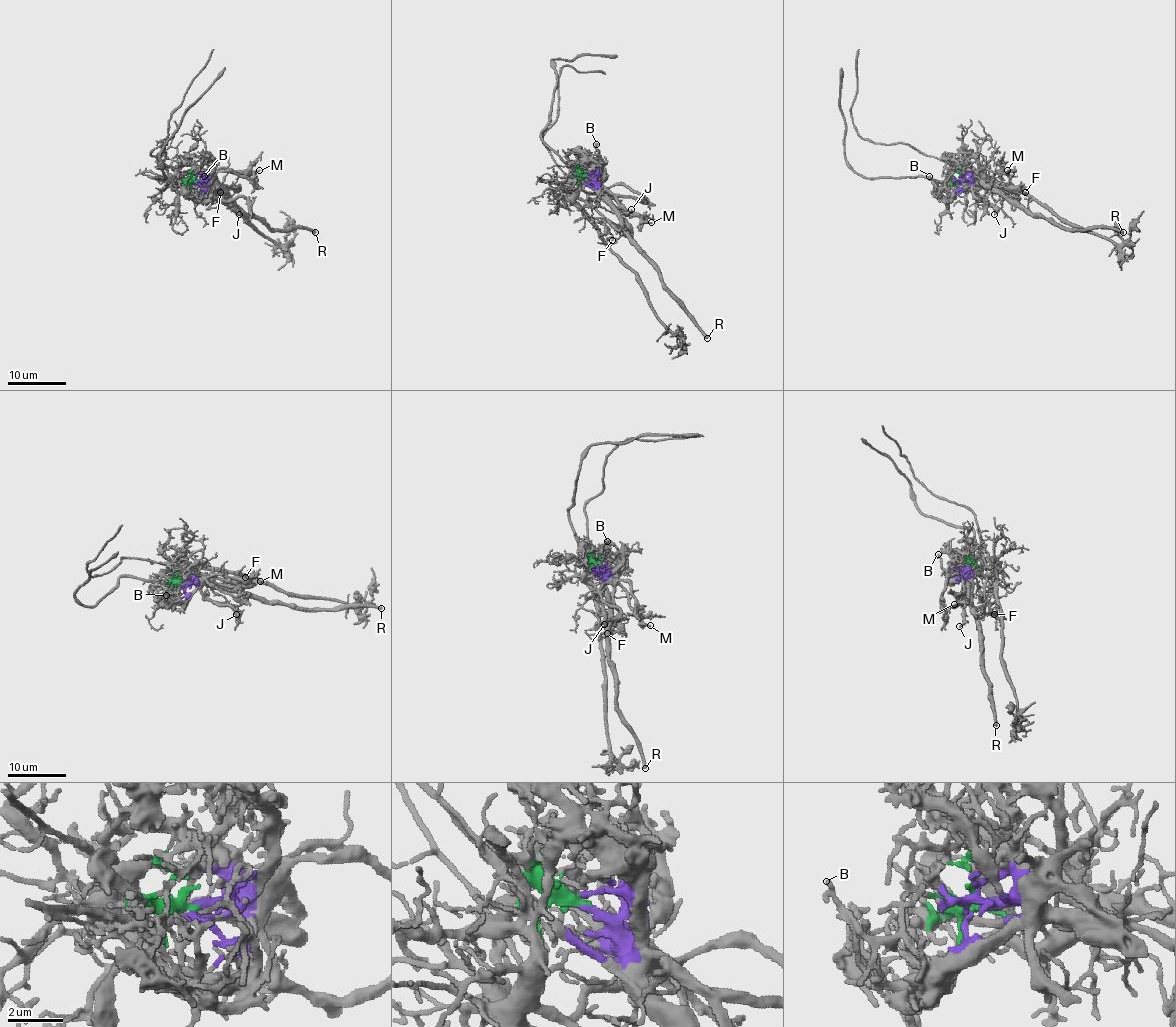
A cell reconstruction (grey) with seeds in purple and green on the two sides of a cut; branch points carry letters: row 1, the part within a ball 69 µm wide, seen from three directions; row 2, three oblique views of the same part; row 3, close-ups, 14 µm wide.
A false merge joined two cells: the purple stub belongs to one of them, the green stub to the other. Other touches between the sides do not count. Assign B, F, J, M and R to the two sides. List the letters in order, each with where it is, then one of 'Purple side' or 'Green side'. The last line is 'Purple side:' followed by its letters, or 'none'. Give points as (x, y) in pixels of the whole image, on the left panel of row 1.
B: Place: (204, 176). Purple side
F: Place: (220, 192). Green side
J: Place: (239, 214). Purple side
M: Place: (259, 170). Purple side
R: Place: (315, 232). Purple side
Purple side: B, J, M, R

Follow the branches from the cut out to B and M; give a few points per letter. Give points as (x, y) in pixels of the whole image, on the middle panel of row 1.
B: (589, 176), (596, 171), (600, 163), (596, 144)
M: (589, 176), (625, 211), (634, 211), (644, 221), (652, 223)

